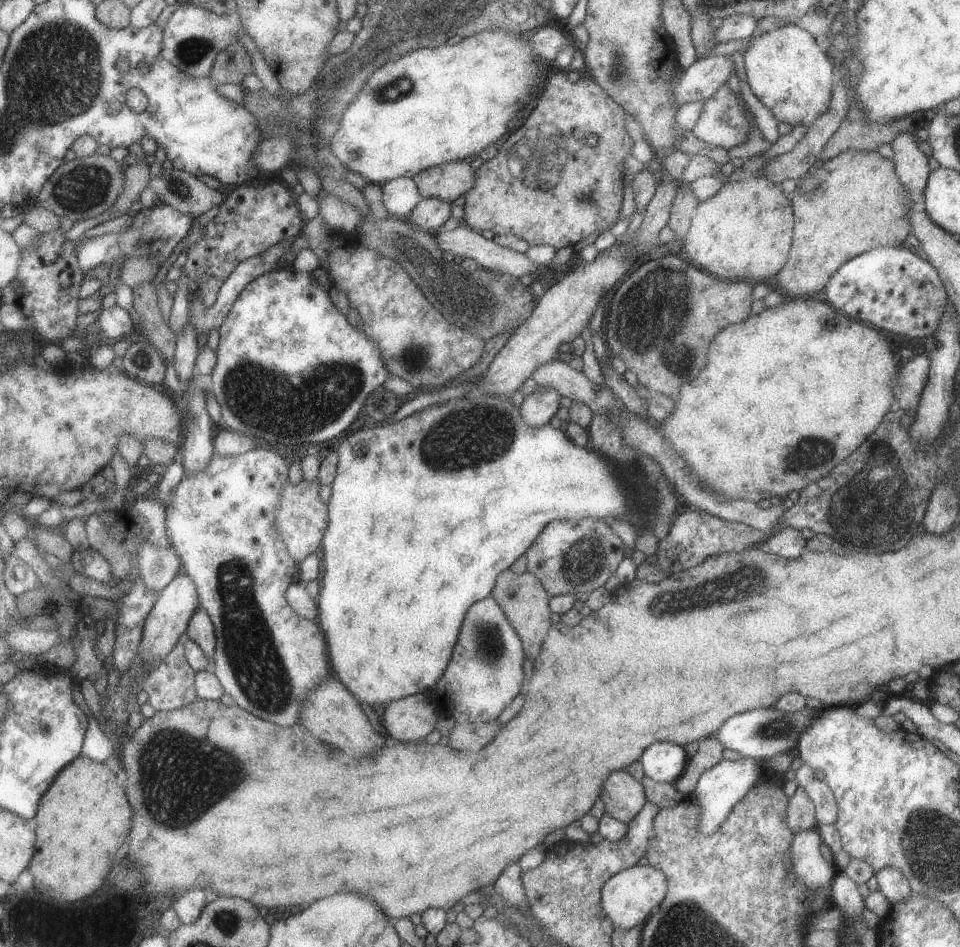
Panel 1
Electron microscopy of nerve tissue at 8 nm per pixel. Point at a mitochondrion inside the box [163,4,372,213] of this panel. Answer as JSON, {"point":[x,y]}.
{"point":[191,51]}

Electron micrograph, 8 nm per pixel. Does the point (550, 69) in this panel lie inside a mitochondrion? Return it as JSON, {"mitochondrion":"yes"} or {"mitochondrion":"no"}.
{"mitochondrion":"no"}

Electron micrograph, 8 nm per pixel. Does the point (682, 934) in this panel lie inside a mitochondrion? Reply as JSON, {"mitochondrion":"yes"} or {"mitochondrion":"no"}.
{"mitochondrion":"yes"}

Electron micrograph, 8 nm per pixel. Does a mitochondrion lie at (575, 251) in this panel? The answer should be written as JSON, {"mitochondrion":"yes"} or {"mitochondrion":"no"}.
{"mitochondrion":"no"}

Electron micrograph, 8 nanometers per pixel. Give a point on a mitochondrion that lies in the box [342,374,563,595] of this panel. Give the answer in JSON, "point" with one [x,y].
{"point":[459,439]}

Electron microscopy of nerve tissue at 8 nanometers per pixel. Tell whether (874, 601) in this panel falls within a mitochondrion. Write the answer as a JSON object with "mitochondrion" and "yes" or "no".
{"mitochondrion":"no"}

